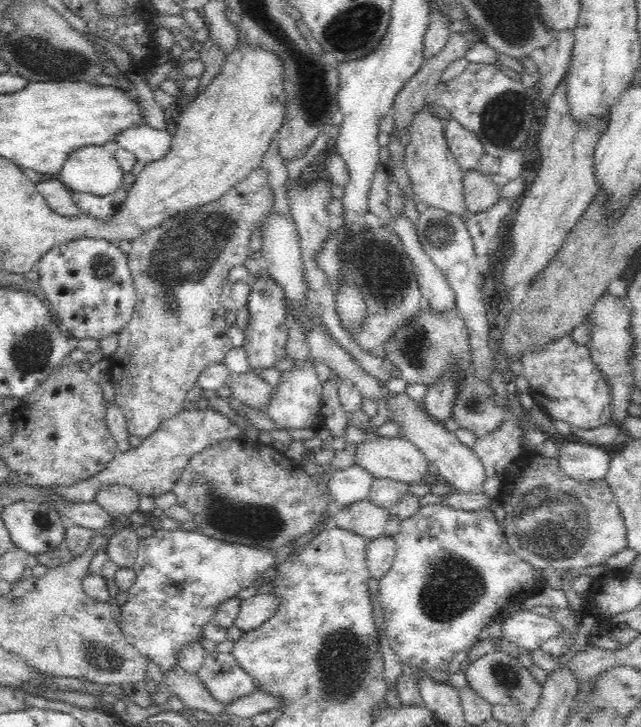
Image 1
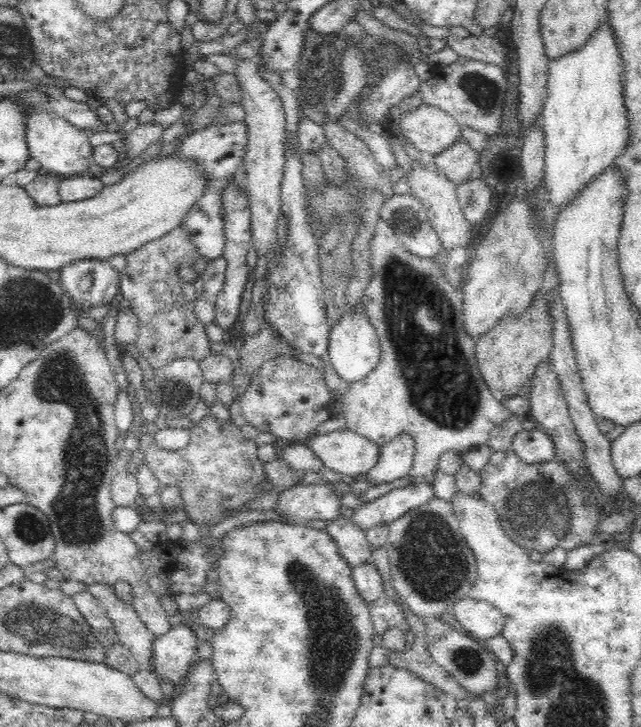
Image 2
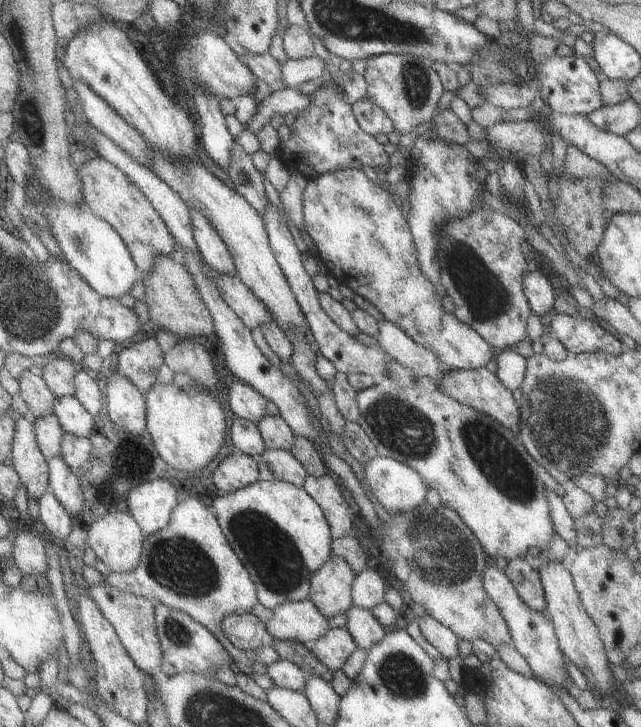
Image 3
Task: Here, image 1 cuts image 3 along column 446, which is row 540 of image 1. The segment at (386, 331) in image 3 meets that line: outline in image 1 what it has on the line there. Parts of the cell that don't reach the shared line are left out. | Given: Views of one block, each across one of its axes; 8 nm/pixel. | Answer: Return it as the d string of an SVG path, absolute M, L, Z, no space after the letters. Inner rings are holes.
M368 498L342 507L332 518L332 525L363 536L367 542L382 535L389 510L373 504Z

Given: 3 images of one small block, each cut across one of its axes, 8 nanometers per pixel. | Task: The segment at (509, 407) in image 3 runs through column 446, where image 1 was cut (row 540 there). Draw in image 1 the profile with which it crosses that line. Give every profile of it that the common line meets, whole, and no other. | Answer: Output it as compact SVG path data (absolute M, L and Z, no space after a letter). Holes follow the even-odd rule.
M380 535L367 543L366 563L371 578L379 579L390 570L396 555L394 536Z

